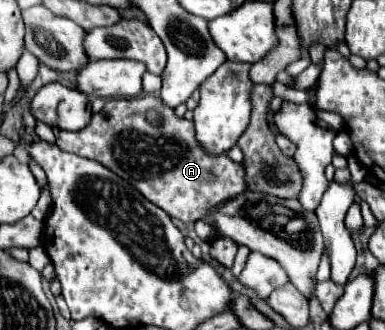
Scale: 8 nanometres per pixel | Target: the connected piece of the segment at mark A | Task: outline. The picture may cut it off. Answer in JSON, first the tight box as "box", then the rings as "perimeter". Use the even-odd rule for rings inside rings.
{"box":[55,96,245,222],"perimeter":[[[159,96],[109,100],[101,112],[93,114],[87,128],[59,132],[55,144],[61,150],[101,162],[135,186],[149,202],[181,222],[197,222],[205,218],[211,206],[245,190],[243,164],[231,162],[225,154],[221,158],[209,158],[197,146],[197,140],[193,140],[193,122],[179,118]],[[149,108],[155,108],[165,118],[163,128],[155,128],[145,120]]]}

